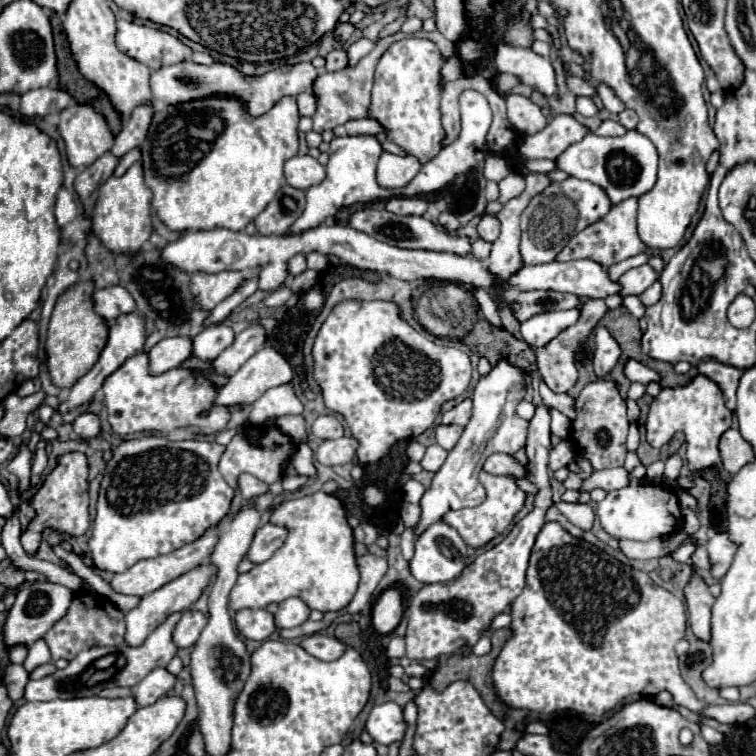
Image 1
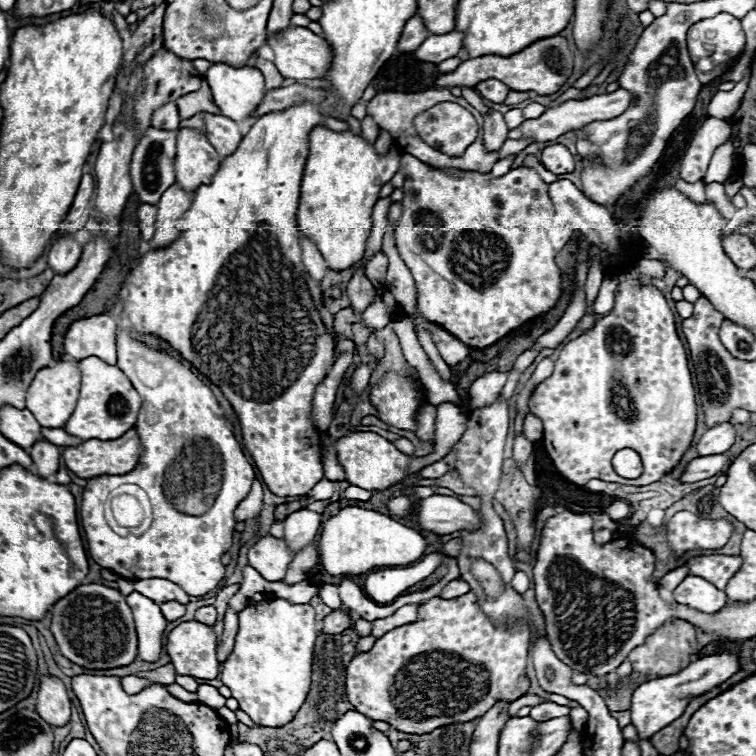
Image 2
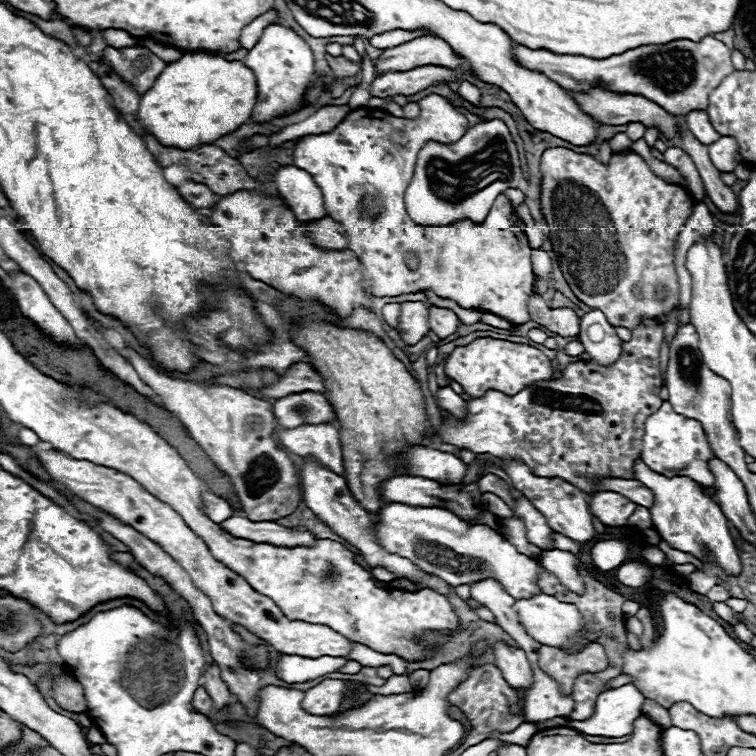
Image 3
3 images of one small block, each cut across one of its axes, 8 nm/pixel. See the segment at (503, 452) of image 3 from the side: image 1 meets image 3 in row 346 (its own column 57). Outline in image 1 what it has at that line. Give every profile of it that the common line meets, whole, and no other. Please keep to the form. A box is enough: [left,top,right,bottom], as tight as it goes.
[44,590,124,660]

